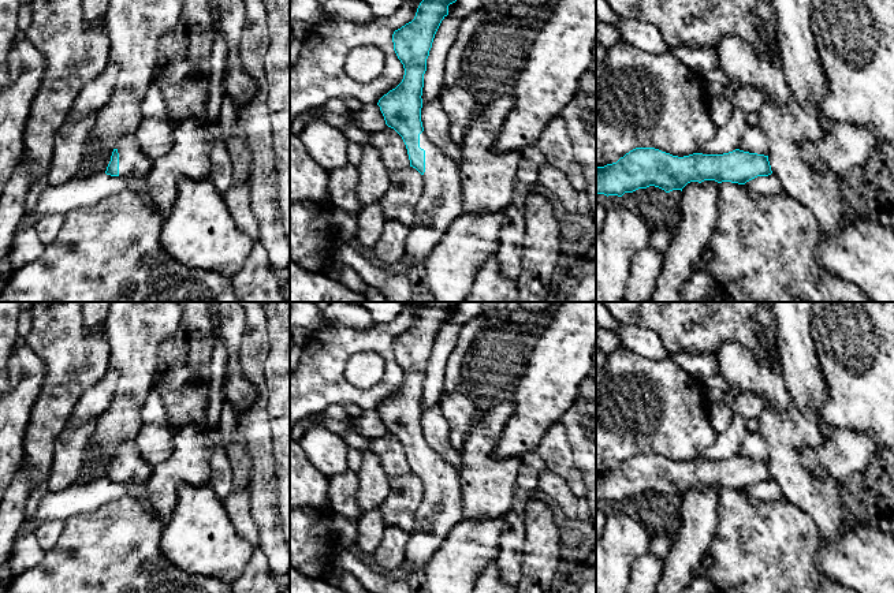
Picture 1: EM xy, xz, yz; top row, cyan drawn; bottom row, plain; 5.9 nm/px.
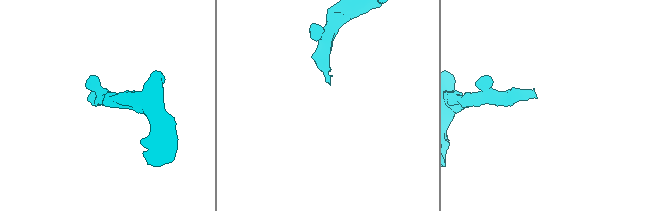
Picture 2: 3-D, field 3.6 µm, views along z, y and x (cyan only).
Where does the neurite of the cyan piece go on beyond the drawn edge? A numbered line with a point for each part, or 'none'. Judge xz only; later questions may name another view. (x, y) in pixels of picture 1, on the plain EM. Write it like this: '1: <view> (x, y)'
1: xz (440, 510)

